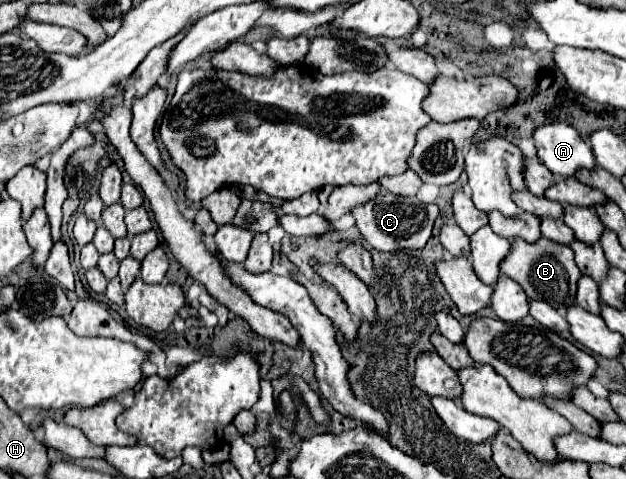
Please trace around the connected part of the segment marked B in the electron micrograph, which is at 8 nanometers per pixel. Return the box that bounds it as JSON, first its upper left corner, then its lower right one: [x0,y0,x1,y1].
[499,237,581,315]

